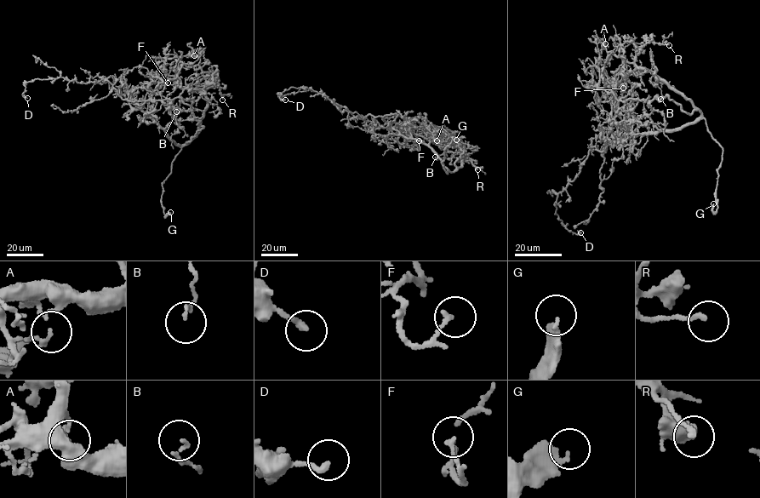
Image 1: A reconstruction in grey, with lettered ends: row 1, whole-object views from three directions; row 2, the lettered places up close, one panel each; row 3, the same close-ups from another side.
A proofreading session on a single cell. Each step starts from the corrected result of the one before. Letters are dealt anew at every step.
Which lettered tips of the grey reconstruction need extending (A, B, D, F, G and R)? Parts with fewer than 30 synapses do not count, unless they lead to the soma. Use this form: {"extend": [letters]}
{"extend": ["G"]}

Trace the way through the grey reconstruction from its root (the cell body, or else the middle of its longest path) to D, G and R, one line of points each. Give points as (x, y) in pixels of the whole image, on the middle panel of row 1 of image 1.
D: (395, 129), (369, 128), (345, 107), (306, 88), (290, 87), (279, 93), (280, 98), (285, 100)
G: (395, 129), (431, 148), (451, 172), (447, 173), (442, 163), (444, 151), (453, 137), (456, 140)
R: (395, 129), (391, 127), (391, 123), (398, 115), (438, 126), (442, 130), (442, 140), (459, 145), (477, 169)

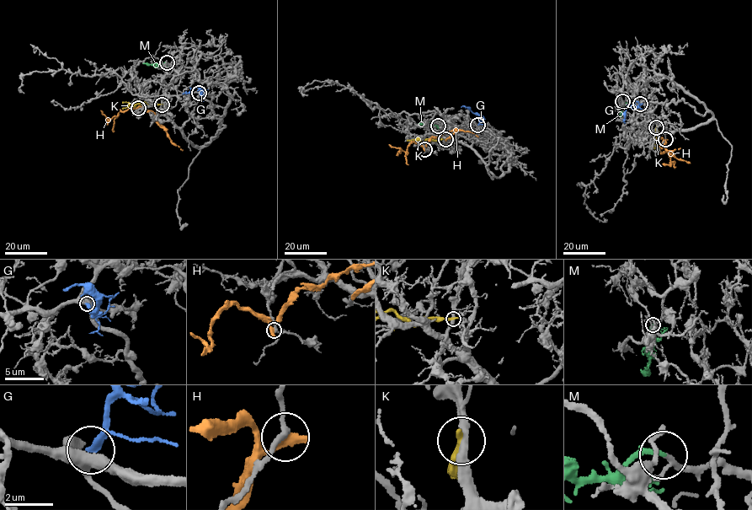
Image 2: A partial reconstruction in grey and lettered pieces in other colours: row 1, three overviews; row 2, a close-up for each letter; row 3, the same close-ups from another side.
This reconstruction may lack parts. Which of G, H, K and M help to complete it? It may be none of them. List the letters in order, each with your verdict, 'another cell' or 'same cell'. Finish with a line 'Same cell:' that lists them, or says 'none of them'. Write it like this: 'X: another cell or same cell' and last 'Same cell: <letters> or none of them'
G: another cell
H: another cell
K: another cell
M: same cell
Same cell: M

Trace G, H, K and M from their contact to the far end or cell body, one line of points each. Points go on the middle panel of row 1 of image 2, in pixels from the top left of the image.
G: (477, 125), (479, 115), (461, 107)
H: (424, 148), (423, 147), (432, 137), (455, 130), (473, 132), (478, 136)
K: (445, 139), (418, 137), (413, 142), (407, 140)
M: (438, 126), (415, 125)

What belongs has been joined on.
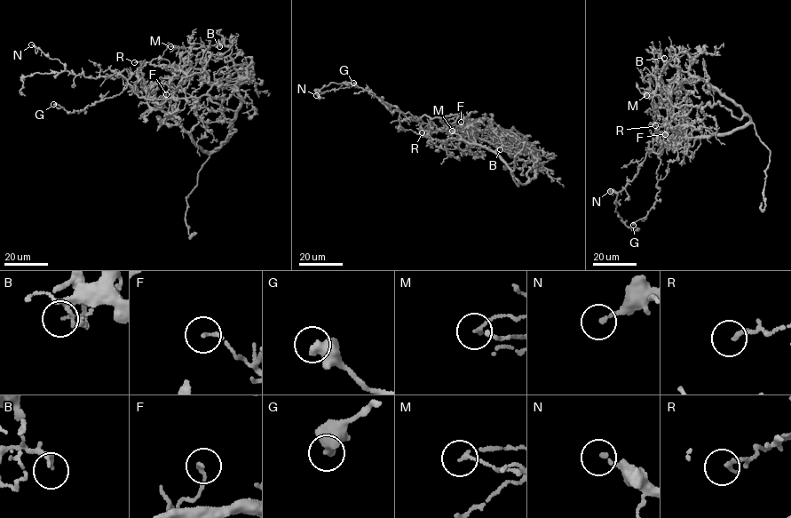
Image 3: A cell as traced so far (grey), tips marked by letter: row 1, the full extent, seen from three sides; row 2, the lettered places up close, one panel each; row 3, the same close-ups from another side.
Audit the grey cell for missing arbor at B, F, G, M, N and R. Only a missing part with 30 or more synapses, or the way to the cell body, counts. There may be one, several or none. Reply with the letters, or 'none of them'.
none of them

